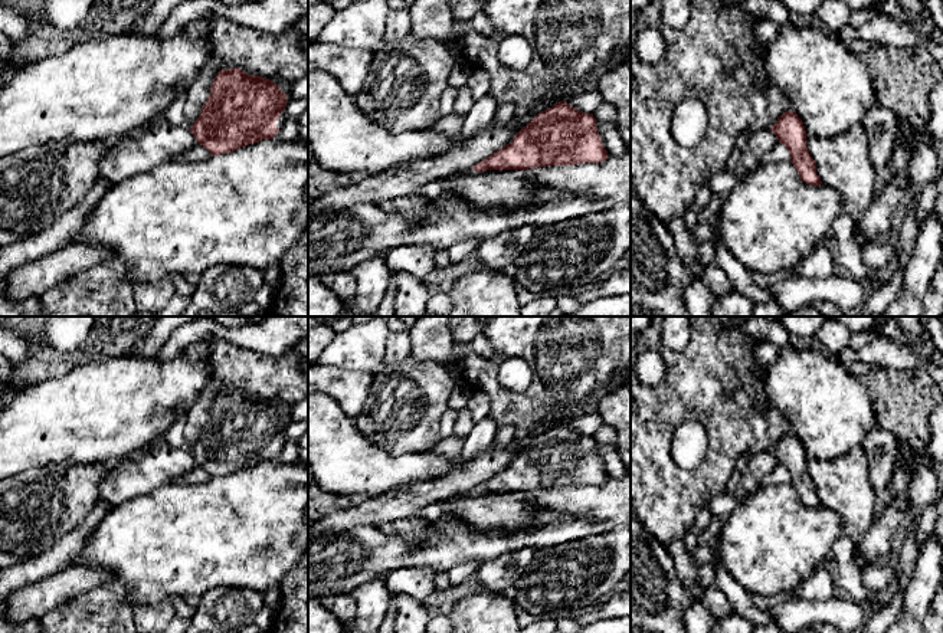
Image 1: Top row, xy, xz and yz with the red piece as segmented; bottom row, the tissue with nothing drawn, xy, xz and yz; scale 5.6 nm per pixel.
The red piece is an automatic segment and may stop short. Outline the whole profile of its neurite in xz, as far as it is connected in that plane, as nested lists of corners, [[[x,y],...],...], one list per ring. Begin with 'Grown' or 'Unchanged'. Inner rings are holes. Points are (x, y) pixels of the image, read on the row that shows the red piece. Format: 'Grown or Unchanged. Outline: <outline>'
Unchanged. Outline: [[[560,101],[537,114],[510,144],[477,163],[472,170],[524,171],[549,165],[602,163],[608,155],[593,114]]]

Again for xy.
Grown. Outline: [[[239,68],[222,69],[190,131],[212,155],[272,140],[285,119],[291,85],[282,78],[248,75]]]

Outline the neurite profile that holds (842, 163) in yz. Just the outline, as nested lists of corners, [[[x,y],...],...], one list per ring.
[[[862,124],[841,135],[806,137],[806,147],[815,160],[822,184],[836,190],[845,201],[845,213],[855,226],[875,199],[875,173],[868,157],[868,140]]]

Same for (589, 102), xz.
[[[596,92],[582,94],[576,96],[570,96],[564,99],[572,108],[576,108],[586,114],[593,114],[605,101],[603,98]]]

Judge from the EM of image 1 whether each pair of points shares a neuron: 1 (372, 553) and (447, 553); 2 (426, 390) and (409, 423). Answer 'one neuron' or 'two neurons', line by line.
1: one neuron
2: one neuron

